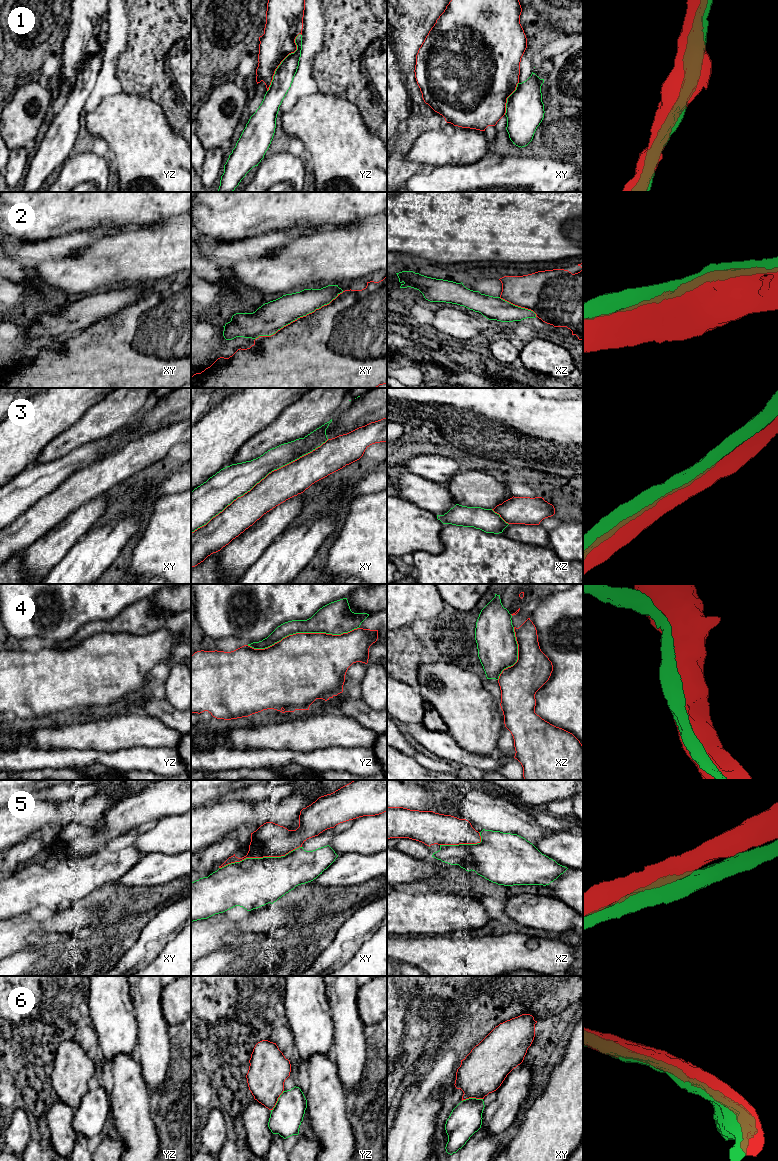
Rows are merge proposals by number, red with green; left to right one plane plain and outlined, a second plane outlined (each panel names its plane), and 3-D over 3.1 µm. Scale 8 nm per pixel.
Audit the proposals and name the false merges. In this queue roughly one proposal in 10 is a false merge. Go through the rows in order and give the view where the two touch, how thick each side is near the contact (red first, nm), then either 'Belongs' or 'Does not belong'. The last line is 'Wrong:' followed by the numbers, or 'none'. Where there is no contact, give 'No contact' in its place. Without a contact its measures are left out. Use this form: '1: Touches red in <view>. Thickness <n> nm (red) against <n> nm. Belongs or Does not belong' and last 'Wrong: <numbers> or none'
1: Touches red in yz. Thickness 280 nm (red) against 160 nm. Belongs
2: Touches red in xy. Thickness 500 nm (red) against 240 nm. Belongs
3: Touches red in xy. Thickness 260 nm (red) against 260 nm. Belongs
4: Touches red in yz. Thickness 500 nm (red) against 240 nm. Belongs
5: Touches red in xy. Thickness 280 nm (red) against 400 nm. Belongs
6: Touches red in yz. Thickness 300 nm (red) against 260 nm. Belongs
Wrong: none

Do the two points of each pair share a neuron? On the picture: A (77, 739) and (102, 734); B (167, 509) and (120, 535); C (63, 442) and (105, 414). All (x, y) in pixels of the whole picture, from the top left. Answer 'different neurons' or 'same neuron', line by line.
A: same neuron
B: different neurons
C: same neuron

